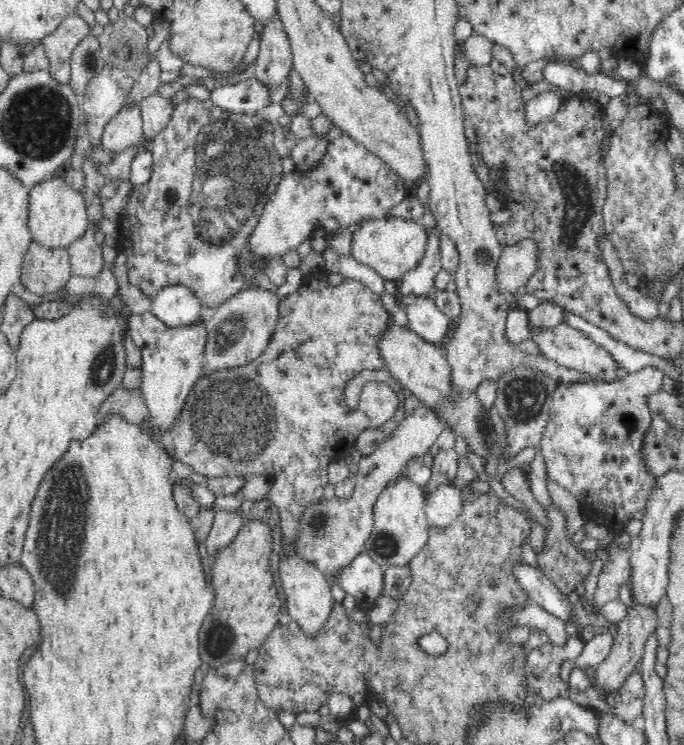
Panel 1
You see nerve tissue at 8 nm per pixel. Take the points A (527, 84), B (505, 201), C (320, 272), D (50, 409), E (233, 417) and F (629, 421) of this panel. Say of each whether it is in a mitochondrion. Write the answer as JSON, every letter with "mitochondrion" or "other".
{"A":"other","B":"other","C":"other","D":"other","E":"mitochondrion","F":"mitochondrion"}

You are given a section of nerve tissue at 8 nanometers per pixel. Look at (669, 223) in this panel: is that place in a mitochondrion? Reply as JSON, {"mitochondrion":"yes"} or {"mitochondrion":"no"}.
{"mitochondrion":"yes"}

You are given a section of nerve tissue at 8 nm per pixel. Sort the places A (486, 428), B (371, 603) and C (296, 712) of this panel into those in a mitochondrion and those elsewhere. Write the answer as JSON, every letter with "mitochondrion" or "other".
{"A":"mitochondrion","B":"other","C":"other"}

